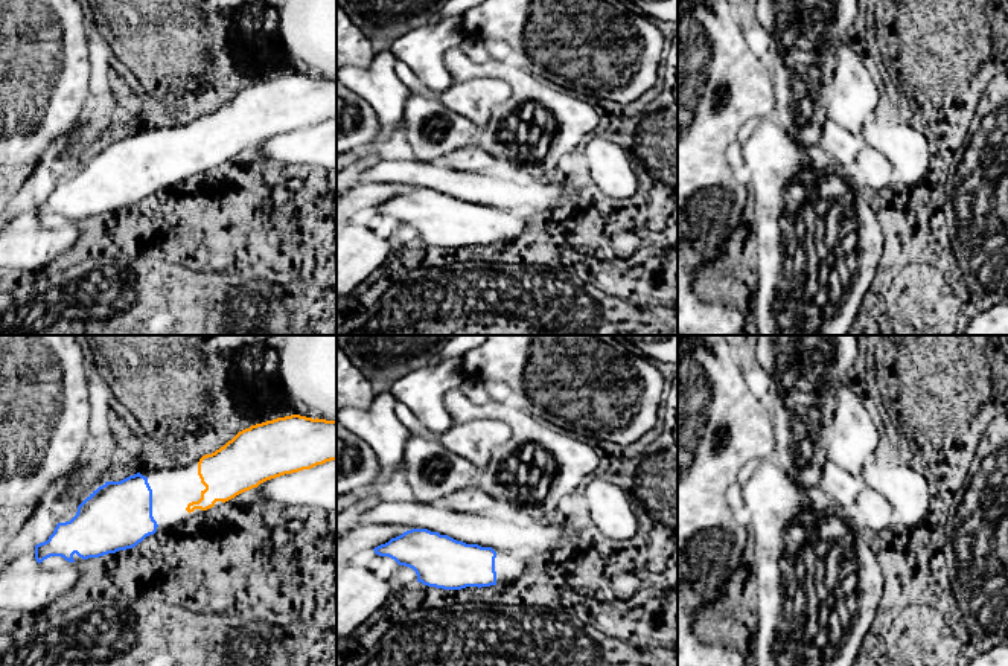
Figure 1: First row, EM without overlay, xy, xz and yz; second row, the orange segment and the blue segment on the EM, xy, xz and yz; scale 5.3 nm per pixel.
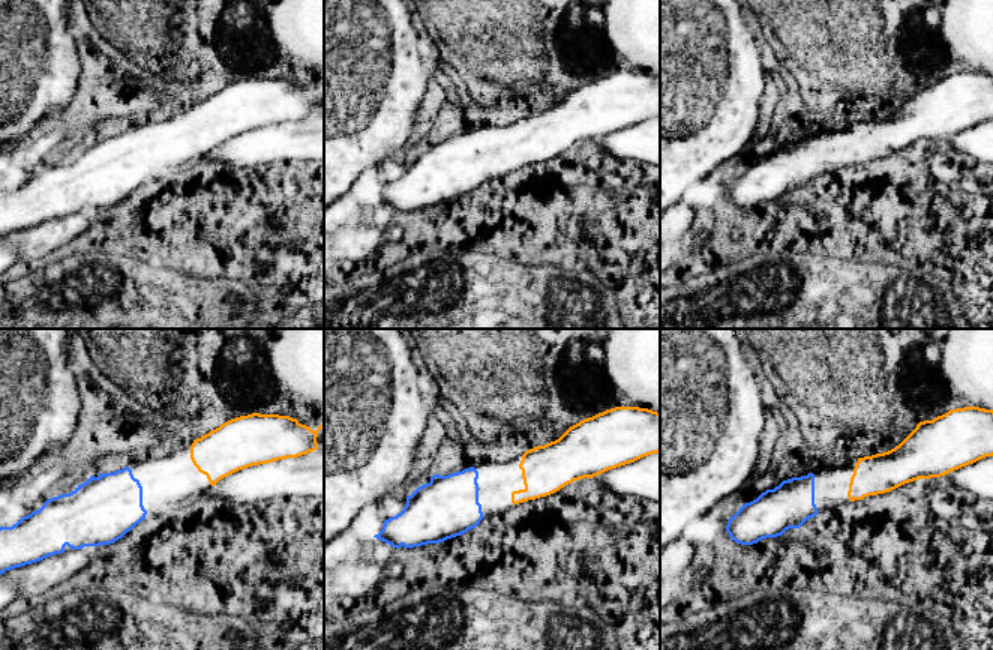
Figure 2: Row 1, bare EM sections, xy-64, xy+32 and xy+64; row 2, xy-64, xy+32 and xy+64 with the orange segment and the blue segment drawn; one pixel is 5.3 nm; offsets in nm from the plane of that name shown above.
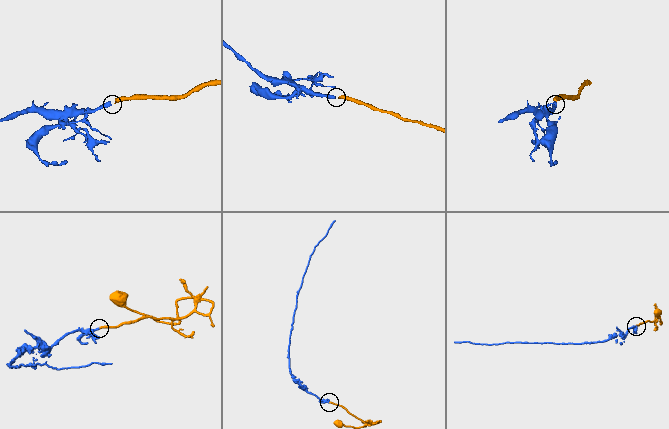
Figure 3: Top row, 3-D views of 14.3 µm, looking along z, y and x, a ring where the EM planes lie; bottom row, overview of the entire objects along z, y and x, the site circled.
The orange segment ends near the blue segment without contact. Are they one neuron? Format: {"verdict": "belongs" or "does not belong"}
{"verdict": "belongs"}

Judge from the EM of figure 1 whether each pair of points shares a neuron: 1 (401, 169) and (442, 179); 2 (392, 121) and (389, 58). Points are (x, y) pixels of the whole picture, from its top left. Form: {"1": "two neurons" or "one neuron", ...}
{"1": "one neuron", "2": "one neuron"}

